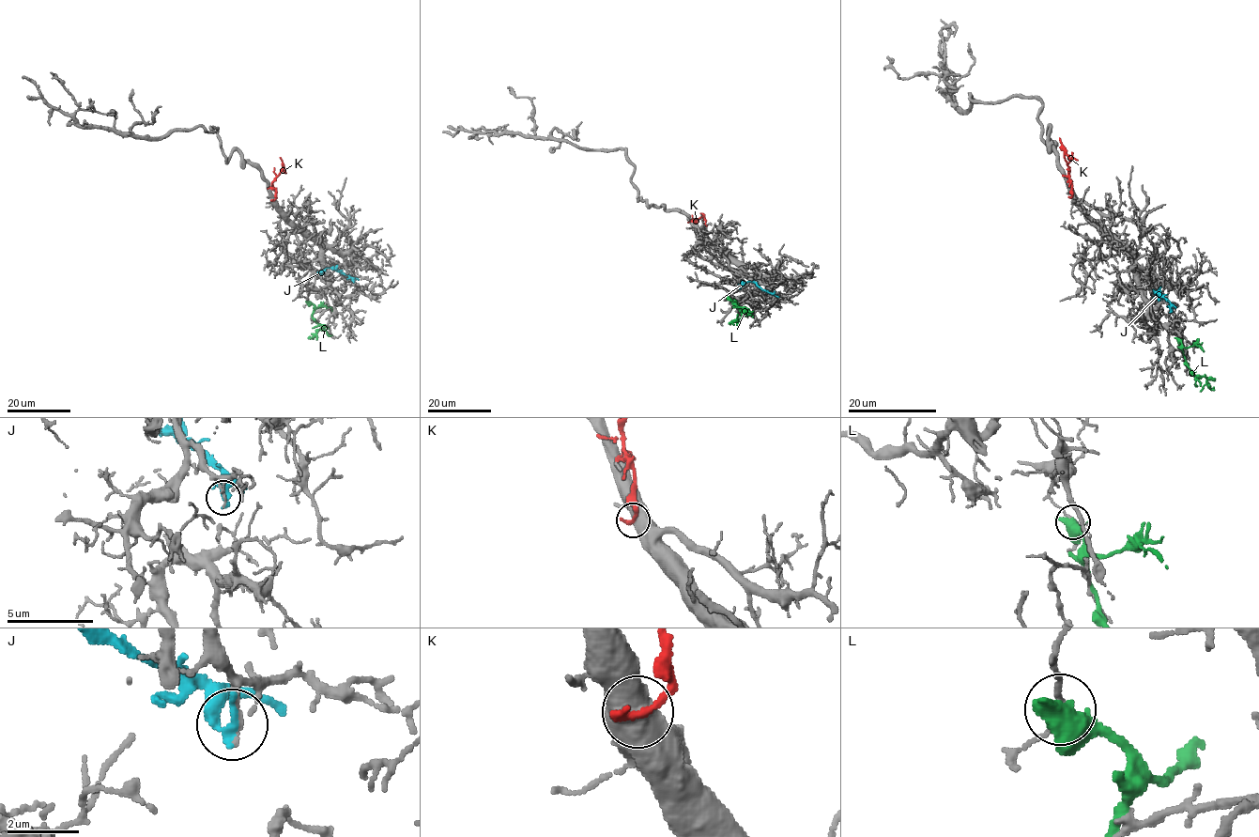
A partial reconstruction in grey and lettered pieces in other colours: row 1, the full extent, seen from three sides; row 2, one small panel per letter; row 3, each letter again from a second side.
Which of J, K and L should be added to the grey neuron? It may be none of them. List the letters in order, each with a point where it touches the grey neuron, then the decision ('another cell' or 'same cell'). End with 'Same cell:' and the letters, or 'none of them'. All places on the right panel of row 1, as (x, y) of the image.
J: (1170, 309) | another cell
K: (1071, 197) | another cell
L: (1179, 338) | another cell
Same cell: none of them

